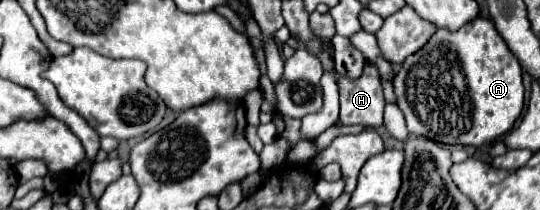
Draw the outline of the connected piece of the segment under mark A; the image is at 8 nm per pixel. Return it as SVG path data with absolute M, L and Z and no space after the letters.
M476 18L462 26L458 32L436 30L424 48L408 56L394 76L394 94L398 108L406 118L408 132L426 136L440 144L484 146L502 138L512 130L516 118L524 108L522 68L516 56L508 50L504 38L496 32L494 24L486 18Z

